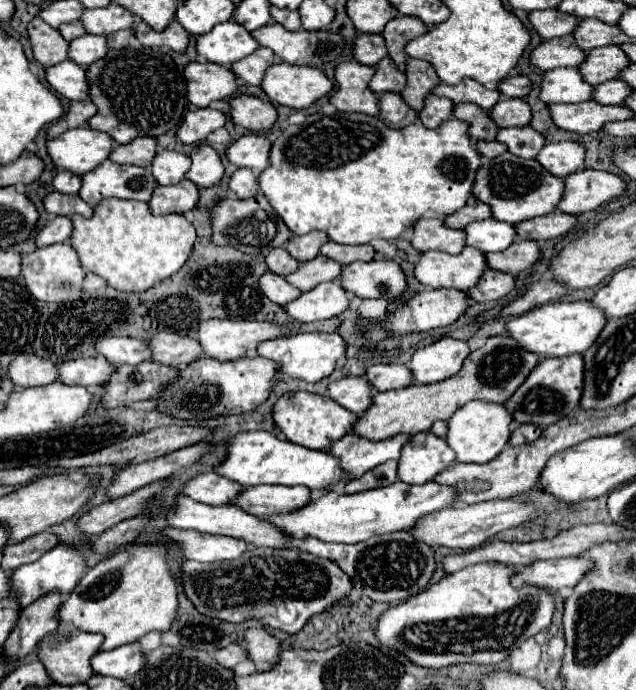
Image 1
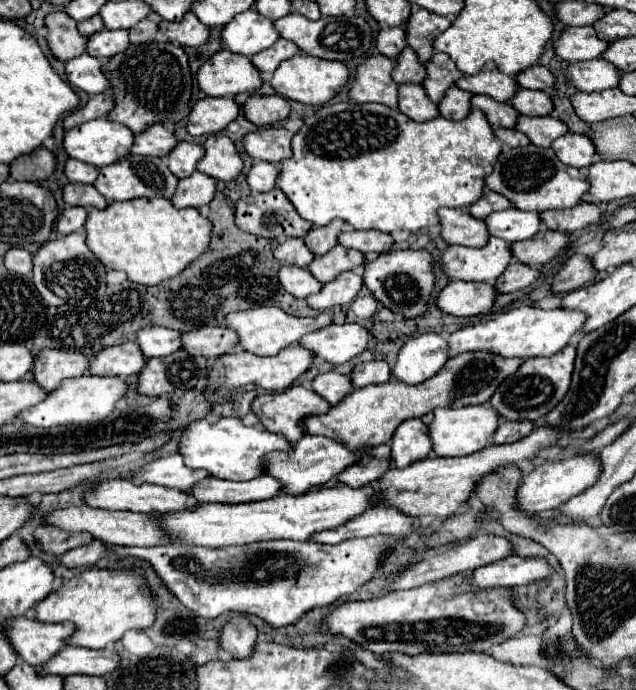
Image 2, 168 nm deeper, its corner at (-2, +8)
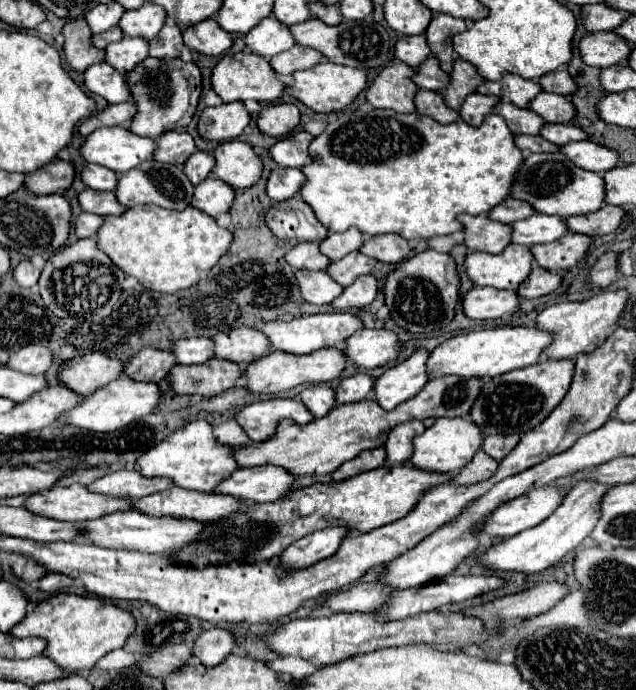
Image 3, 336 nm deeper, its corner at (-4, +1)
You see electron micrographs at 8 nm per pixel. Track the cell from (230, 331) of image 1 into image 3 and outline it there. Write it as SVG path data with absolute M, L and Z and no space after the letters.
M332 312L332 314L312 314L306 318L294 318L292 322L258 324L256 328L268 336L268 340L272 342L272 350L282 350L292 354L310 354L320 348L330 348L330 346L340 348L348 340L348 336L362 330L364 324L358 316L350 312Z

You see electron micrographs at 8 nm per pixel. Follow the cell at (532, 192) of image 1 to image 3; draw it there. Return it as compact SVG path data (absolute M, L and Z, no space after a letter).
M562 152L550 156L530 154L514 180L512 198L526 200L544 214L556 214L564 218L590 214L604 206L604 178L600 174L578 168Z

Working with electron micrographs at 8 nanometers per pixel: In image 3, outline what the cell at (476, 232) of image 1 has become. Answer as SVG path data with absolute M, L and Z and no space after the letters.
M536 214L524 220L518 220L512 224L514 234L512 242L534 246L540 242L554 242L562 238L568 232L566 218L562 216L550 216L550 214Z

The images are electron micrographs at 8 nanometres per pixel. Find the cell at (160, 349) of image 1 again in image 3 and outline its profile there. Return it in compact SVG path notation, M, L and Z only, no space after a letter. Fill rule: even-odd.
M234 328L232 332L216 334L212 340L218 358L226 358L244 366L268 354L272 348L268 336L264 336L260 330L254 328ZM236 356L246 356L246 358L236 358Z

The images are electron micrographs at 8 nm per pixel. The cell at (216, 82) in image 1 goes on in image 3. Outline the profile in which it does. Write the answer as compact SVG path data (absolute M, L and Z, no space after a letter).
M252 52L226 54L212 70L212 88L224 102L256 100L256 102L276 102L284 94L284 84L276 78L270 62Z

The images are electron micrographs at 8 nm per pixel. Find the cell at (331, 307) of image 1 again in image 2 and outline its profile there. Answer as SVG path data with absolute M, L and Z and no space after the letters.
M344 271L334 281L322 285L318 293L306 297L306 303L312 309L330 309L336 305L346 305L358 295L360 287L362 287L362 277L352 271Z

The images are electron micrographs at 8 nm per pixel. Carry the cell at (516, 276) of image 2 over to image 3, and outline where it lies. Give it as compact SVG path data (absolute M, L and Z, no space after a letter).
M536 264L536 268L532 268L532 276L524 280L524 284L520 284L518 296L520 298L540 298L540 296L552 294L560 284L562 284L560 274L544 270Z

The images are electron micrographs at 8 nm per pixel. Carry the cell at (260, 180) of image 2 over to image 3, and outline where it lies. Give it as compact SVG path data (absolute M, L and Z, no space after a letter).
M276 168L272 170L266 190L274 202L284 202L294 196L300 196L300 188L304 186L306 176L300 168Z

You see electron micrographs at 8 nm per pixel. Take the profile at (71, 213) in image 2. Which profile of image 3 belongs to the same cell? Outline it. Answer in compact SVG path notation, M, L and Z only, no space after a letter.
M82 212L76 218L76 236L78 238L92 238L92 236L96 236L96 232L100 230L102 224L104 224L104 218L102 216Z

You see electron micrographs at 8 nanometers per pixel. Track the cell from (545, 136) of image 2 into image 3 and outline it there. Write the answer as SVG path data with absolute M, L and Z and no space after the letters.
M546 124L540 132L540 136L544 136L546 140L564 146L568 142L576 142L576 140L586 140L588 134L576 126L576 124Z

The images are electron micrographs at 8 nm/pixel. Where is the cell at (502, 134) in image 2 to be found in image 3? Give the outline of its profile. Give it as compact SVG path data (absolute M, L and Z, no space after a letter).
M516 136L514 140L516 140L516 146L520 150L524 150L524 152L528 150L530 154L534 154L534 152L558 152L560 150L560 146L544 140L542 136Z

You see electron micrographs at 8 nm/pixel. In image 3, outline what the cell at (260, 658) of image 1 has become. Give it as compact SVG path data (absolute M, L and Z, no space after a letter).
M210 628L198 634L190 650L192 650L192 658L198 658L204 666L216 666L232 652L234 644L236 640L232 632L224 628Z

